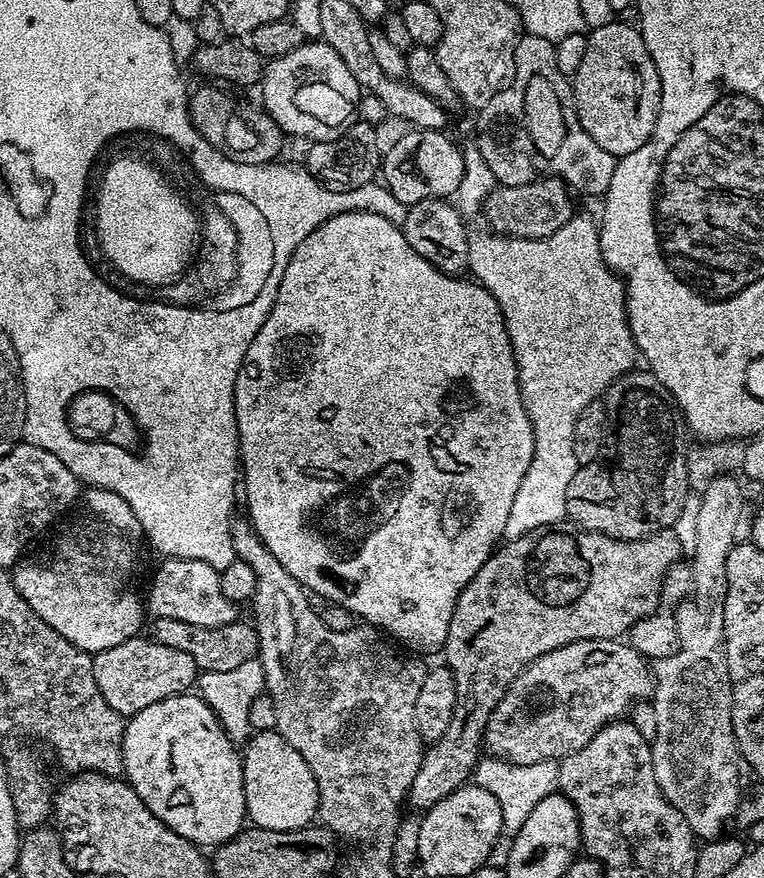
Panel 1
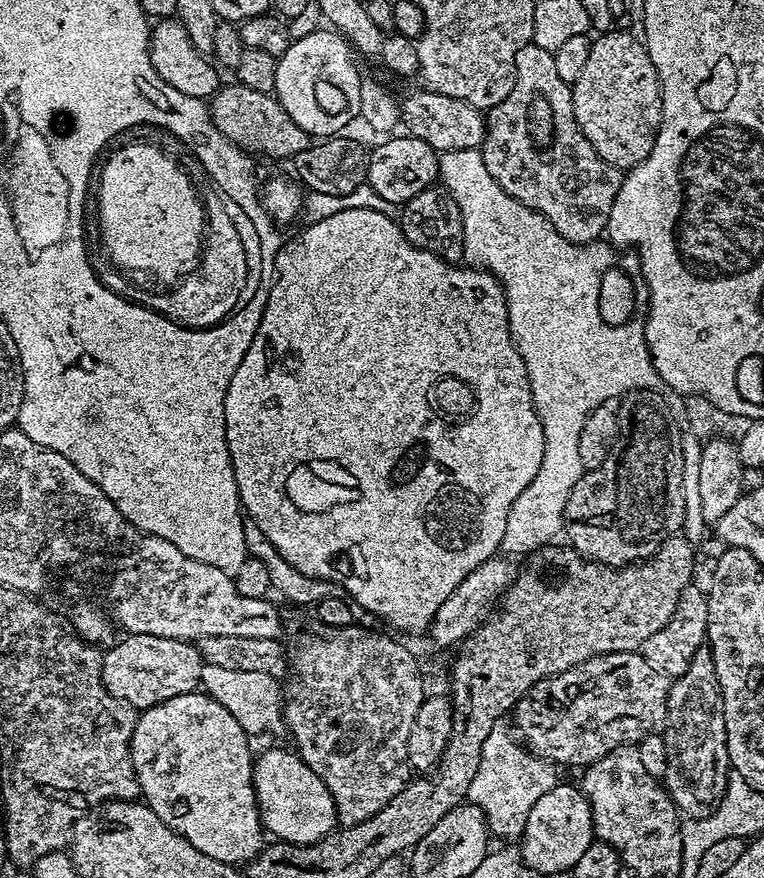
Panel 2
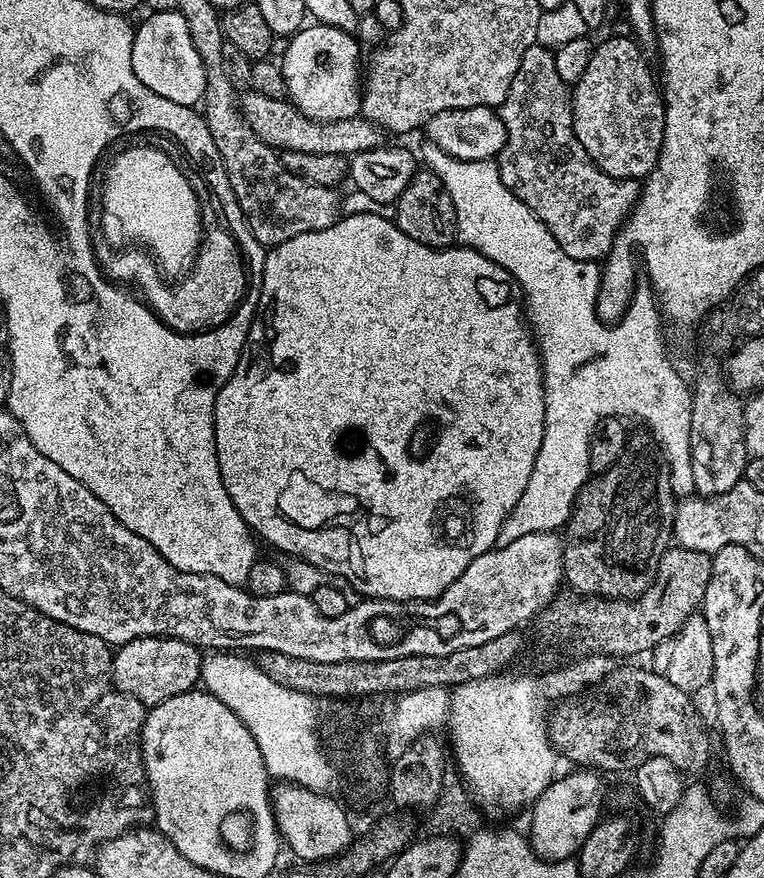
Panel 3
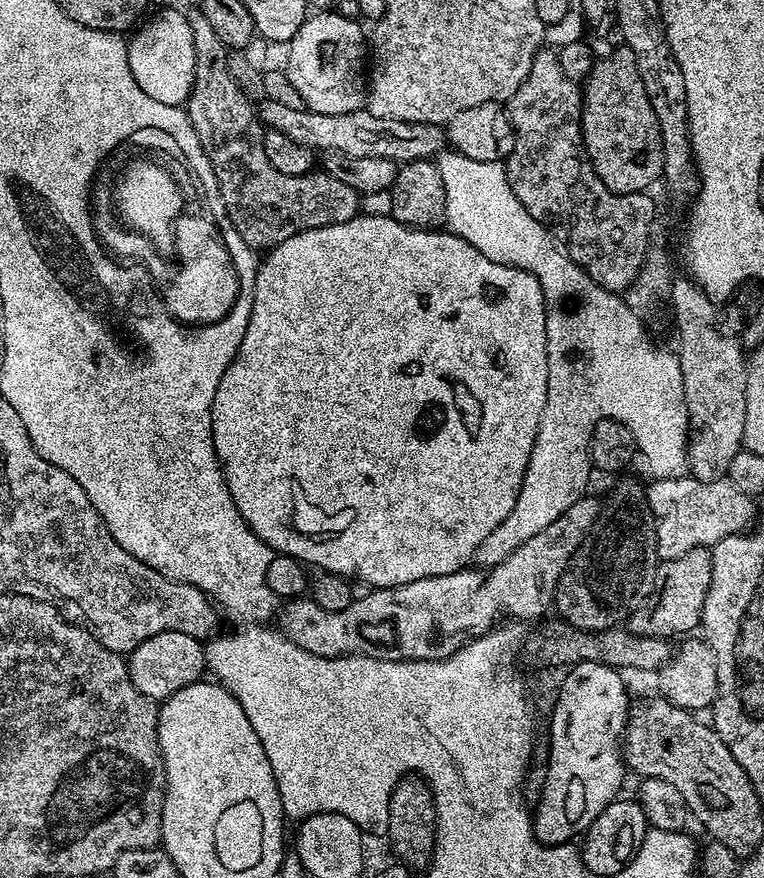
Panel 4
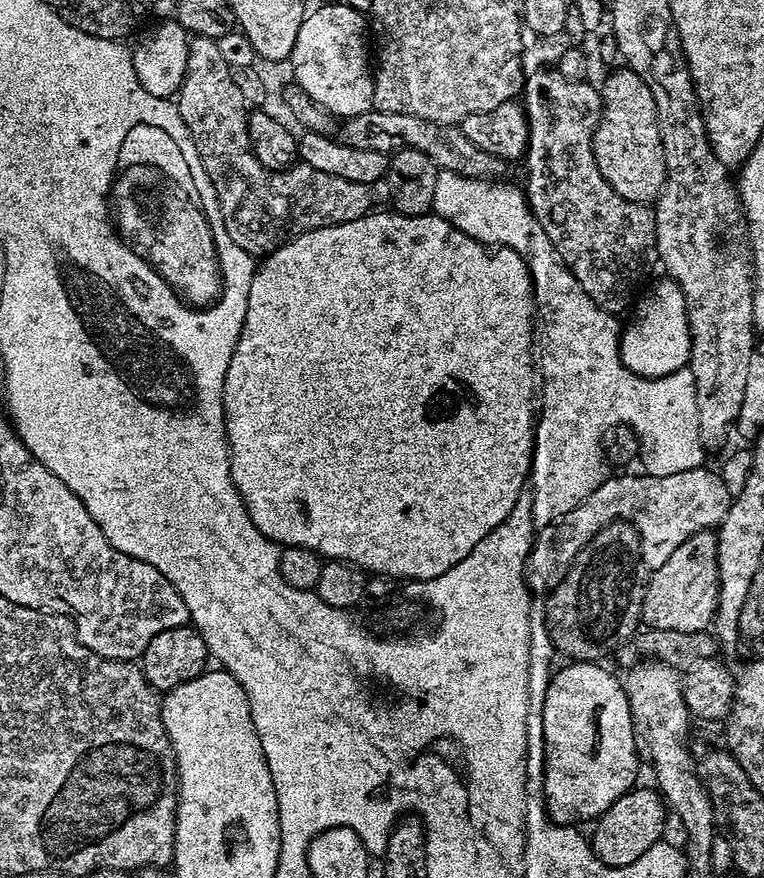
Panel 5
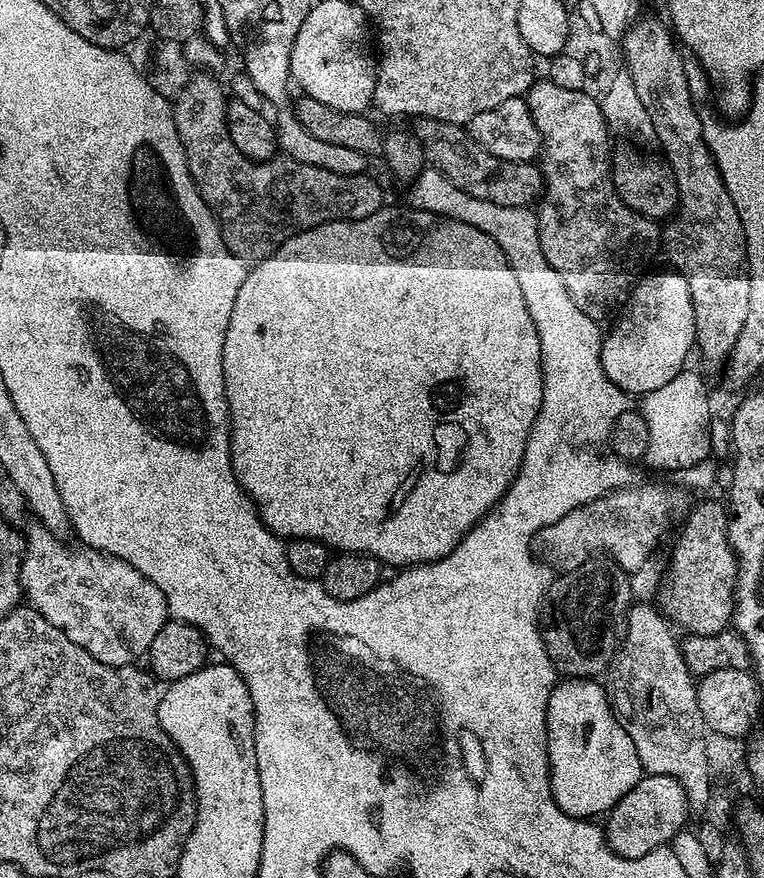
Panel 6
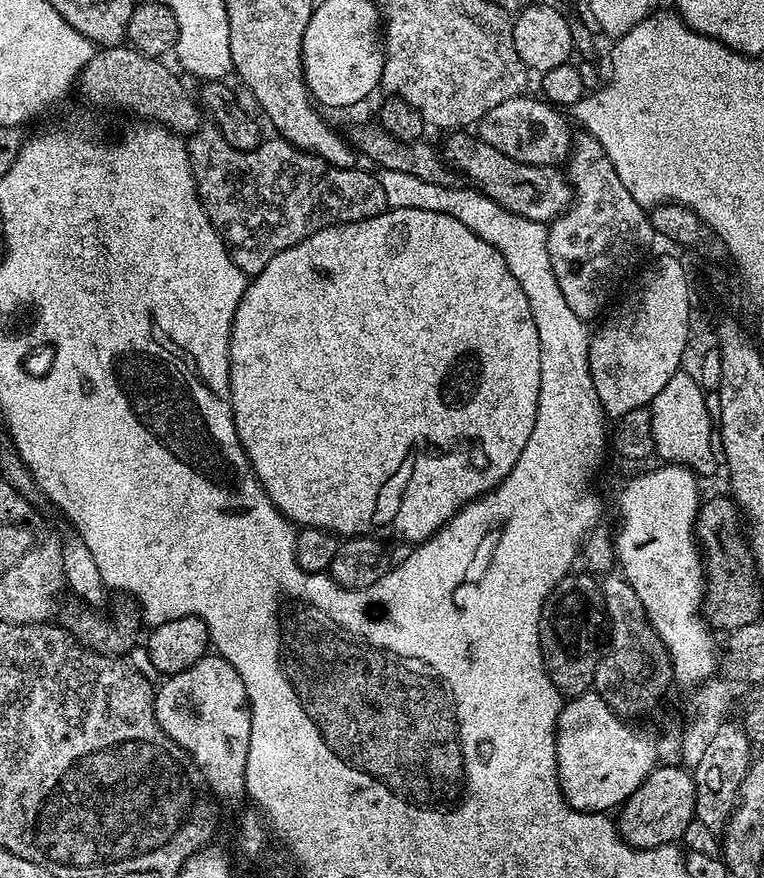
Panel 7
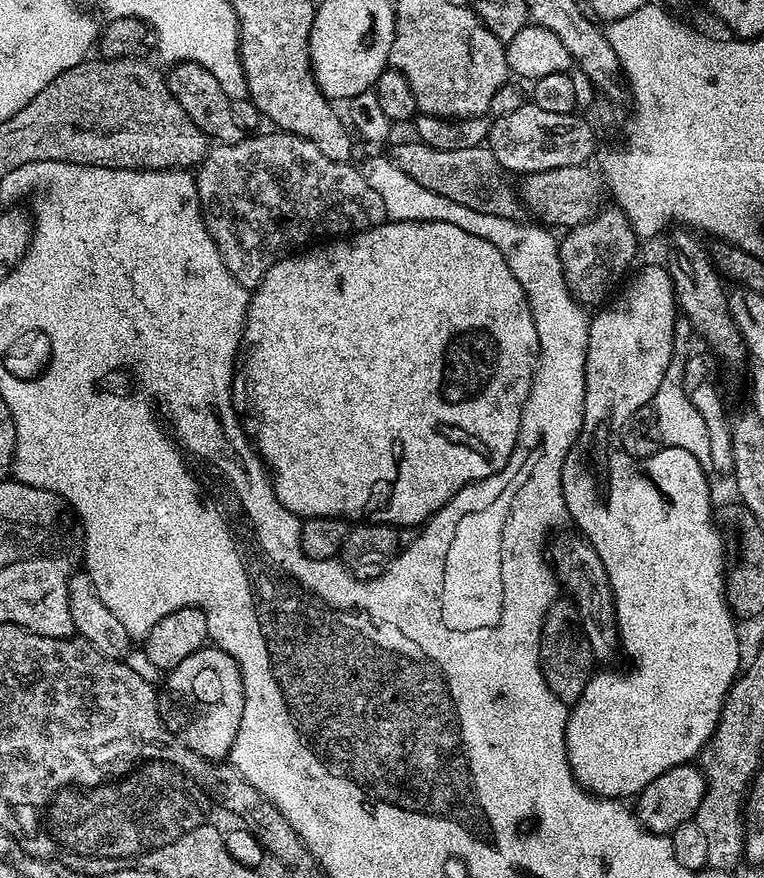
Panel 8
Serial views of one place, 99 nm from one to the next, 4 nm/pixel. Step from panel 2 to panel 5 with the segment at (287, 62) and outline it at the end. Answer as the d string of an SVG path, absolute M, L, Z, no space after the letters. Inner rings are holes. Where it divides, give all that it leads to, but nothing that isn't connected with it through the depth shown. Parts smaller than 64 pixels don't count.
M346 2L324 4L321 8L314 8L305 15L302 26L298 30L298 38L294 42L294 50L290 57L292 72L296 75L293 76L294 83L302 86L302 90L310 94L315 104L337 118L347 118L373 111L374 72L370 67L370 24L365 13L354 10Z

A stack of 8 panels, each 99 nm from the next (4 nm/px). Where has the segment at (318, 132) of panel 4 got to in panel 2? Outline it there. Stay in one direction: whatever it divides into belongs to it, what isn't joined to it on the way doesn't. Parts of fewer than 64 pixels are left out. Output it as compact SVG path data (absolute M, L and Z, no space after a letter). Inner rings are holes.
M239 82L225 83L212 95L208 104L208 113L216 129L237 148L243 148L245 153L265 152L276 160L287 161L296 156L302 150L306 150L310 143L310 137L286 110L276 100L275 95L250 90L250 86Z

